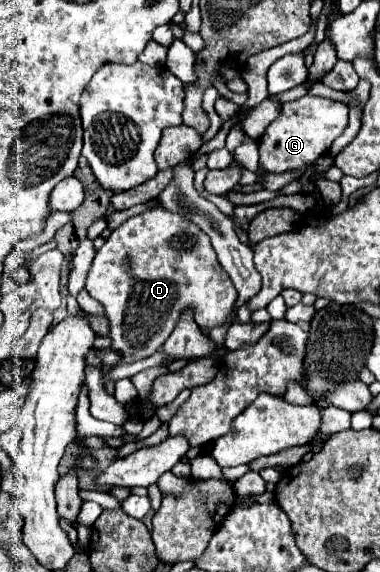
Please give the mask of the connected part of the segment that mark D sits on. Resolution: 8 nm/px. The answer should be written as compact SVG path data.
M162 208L146 210L138 216L128 218L122 226L112 230L106 244L96 252L96 258L88 270L88 278L84 284L86 292L98 300L104 308L104 316L110 322L108 338L112 340L110 350L122 356L122 362L136 362L152 356L162 348L166 338L172 334L180 314L190 310L194 314L194 322L200 330L214 330L226 322L236 322L236 298L238 292L222 270L208 236L188 222L188 218L180 214L172 214Z

